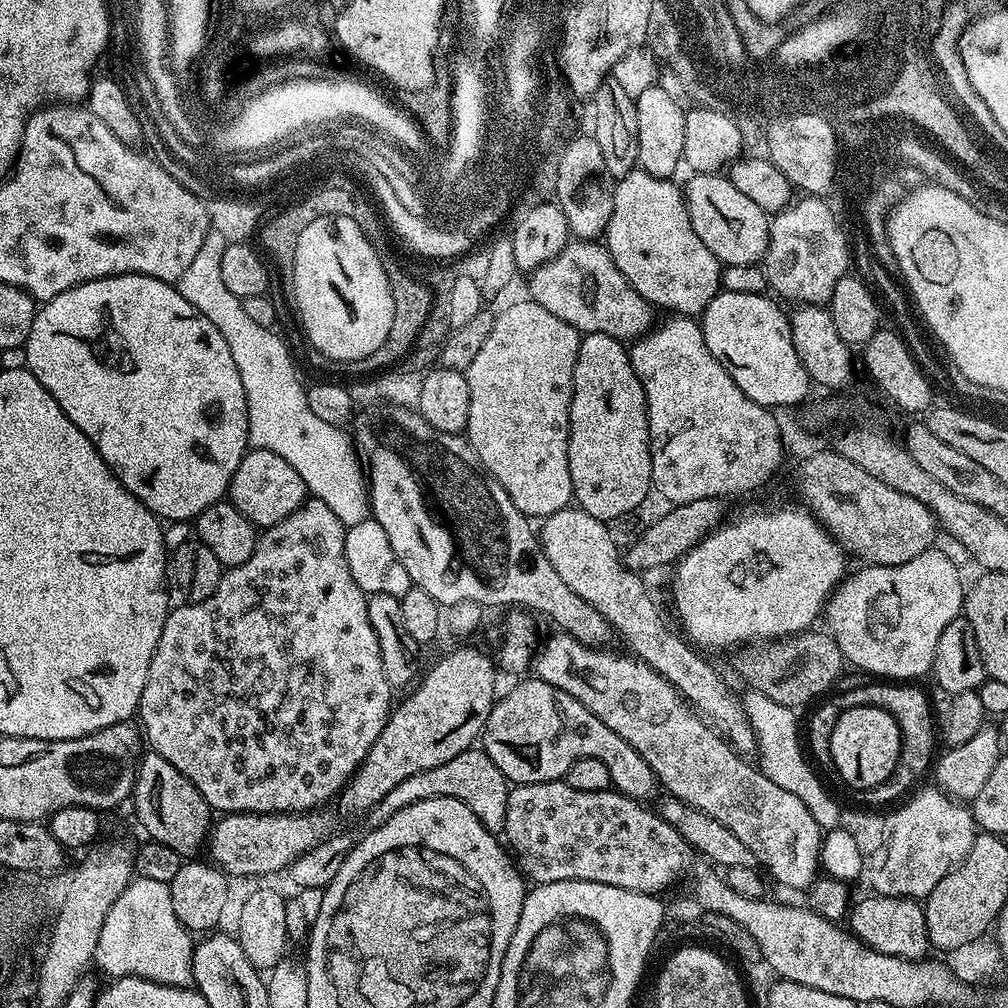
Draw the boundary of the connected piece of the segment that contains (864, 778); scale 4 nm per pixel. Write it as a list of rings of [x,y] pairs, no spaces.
[[[874,706],[845,708],[830,736],[835,775],[841,776],[852,788],[867,790],[886,782],[900,757],[900,728],[886,710]]]

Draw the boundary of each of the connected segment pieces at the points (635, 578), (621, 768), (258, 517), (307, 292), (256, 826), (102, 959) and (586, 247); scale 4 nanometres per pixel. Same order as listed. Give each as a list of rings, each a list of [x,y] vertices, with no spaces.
[[[569,506],[545,516],[541,524],[544,525],[539,525],[538,528],[540,546],[544,549],[546,558],[550,558],[550,566],[554,566],[554,570],[558,570],[558,578],[562,578],[562,582],[566,582],[566,586],[570,586],[570,590],[574,590],[574,594],[578,594],[578,598],[590,602],[590,606],[594,606],[594,610],[598,610],[598,614],[606,617],[609,625],[618,633],[619,639],[621,636],[628,643],[627,651],[637,660],[649,664],[658,674],[662,674],[662,678],[670,681],[689,705],[711,727],[715,728],[737,752],[741,754],[755,753],[757,751],[755,730],[752,729],[748,721],[741,699],[738,696],[736,698],[735,694],[728,689],[727,682],[716,673],[715,666],[707,664],[700,657],[703,655],[683,635],[675,636],[668,629],[668,624],[660,617],[660,612],[656,609],[656,604],[652,601],[647,586],[640,581],[643,579],[625,567],[621,549],[616,549],[616,540],[612,537],[611,530],[608,529],[611,527],[605,521],[586,514],[579,506]]]
[[[529,678],[503,696],[504,693],[493,703],[486,718],[482,749],[508,782],[517,785],[564,780],[578,758],[598,758],[610,770],[612,788],[623,796],[648,802],[658,792],[656,775],[646,766],[646,758],[626,738],[618,738],[602,718],[590,714],[578,698],[570,698],[566,690]]]
[[[252,448],[245,452],[242,462],[238,464],[238,470],[234,472],[227,499],[235,508],[242,510],[242,514],[246,514],[250,523],[263,530],[294,514],[294,510],[301,508],[309,496],[306,482],[302,482],[298,470],[294,470],[294,466],[286,462],[286,458],[278,458],[278,454],[270,450]]]
[[[350,218],[310,222],[298,236],[290,273],[292,296],[300,311],[300,324],[308,335],[307,343],[333,362],[366,358],[390,334],[394,298],[385,261],[380,261],[379,255],[367,231]]]
[[[323,811],[310,812],[230,812],[221,815],[213,823],[206,841],[206,852],[209,852],[211,863],[223,870],[229,877],[268,876],[271,872],[283,873],[300,855],[318,846],[330,835],[328,820]]]
[[[135,877],[115,899],[103,920],[93,963],[110,978],[136,976],[175,988],[191,988],[195,985],[195,945],[193,935],[182,926],[174,913],[168,884]]]
[[[573,239],[527,280],[527,295],[538,302],[538,306],[550,310],[550,314],[562,318],[562,322],[574,326],[582,334],[610,334],[610,338],[621,342],[635,342],[653,327],[653,305],[626,282],[603,243]]]

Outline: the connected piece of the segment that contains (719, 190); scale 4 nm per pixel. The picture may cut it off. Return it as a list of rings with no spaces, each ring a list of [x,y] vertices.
[[[702,173],[689,175],[688,178],[688,185],[685,183],[682,191],[685,195],[684,205],[688,207],[694,234],[698,234],[698,238],[702,238],[702,242],[706,242],[706,246],[718,257],[721,265],[760,264],[768,249],[769,213],[764,212],[756,203],[750,202],[750,198],[746,198],[746,194],[741,194],[728,181],[727,175]]]

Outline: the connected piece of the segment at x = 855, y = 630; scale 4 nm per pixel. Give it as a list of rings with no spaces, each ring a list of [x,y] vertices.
[[[939,546],[927,548],[922,554],[918,554],[918,558],[910,558],[910,562],[902,562],[898,566],[878,566],[877,564],[868,564],[860,566],[856,573],[847,575],[841,581],[836,591],[828,598],[826,605],[826,620],[828,616],[827,627],[830,629],[831,635],[834,637],[836,644],[842,650],[845,661],[849,665],[852,664],[856,668],[861,668],[864,672],[869,672],[872,678],[887,678],[892,682],[912,682],[915,676],[928,676],[932,671],[932,663],[934,662],[934,654],[938,650],[938,638],[942,638],[942,630],[946,630],[946,626],[950,626],[950,622],[954,622],[961,615],[964,607],[964,598],[966,595],[966,584],[960,581],[960,572],[956,569],[956,564],[943,552]]]

